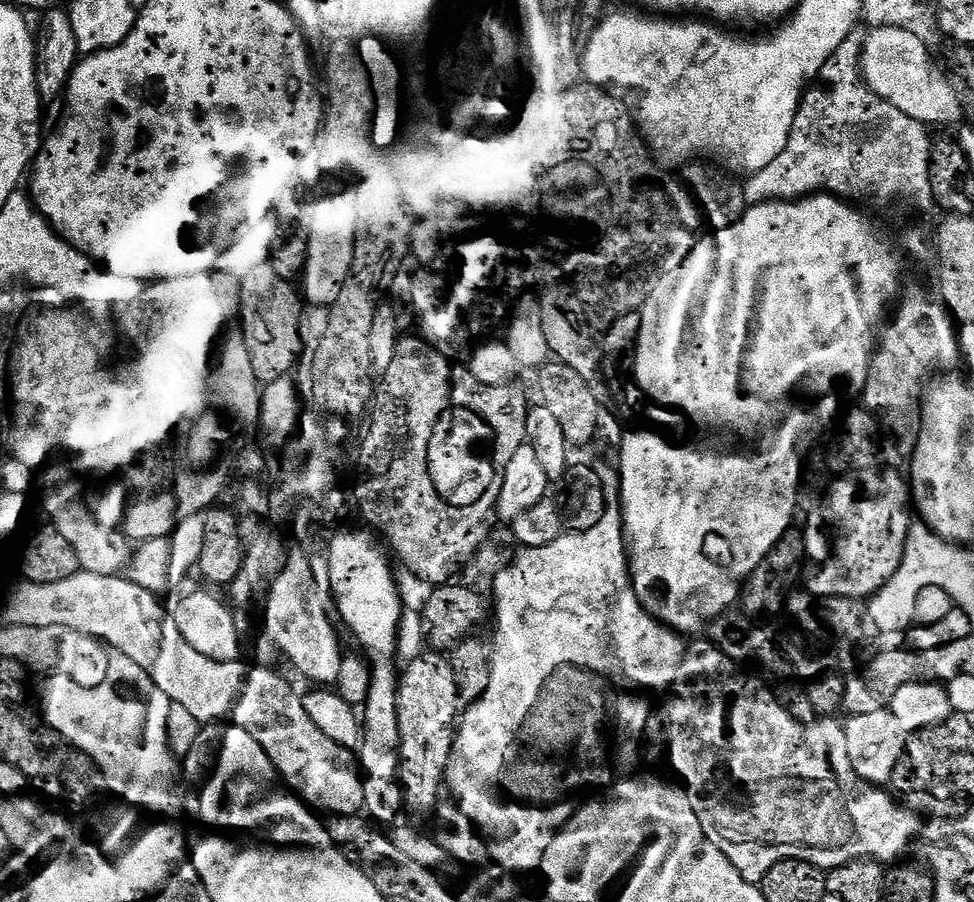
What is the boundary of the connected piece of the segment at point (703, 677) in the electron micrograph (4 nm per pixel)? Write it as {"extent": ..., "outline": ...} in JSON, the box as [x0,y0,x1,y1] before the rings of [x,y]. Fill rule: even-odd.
{"extent":[666,646,921,885],"outline":[[[705,646],[697,652],[689,651],[680,663],[680,672],[676,675],[676,683],[670,692],[676,697],[666,704],[672,723],[672,740],[669,742],[668,753],[672,768],[677,772],[679,783],[690,798],[690,806],[694,806],[694,814],[698,814],[698,822],[702,822],[702,830],[708,841],[722,852],[734,866],[744,875],[744,880],[754,885],[759,885],[764,876],[774,866],[787,860],[801,860],[813,864],[816,868],[831,870],[841,868],[848,863],[850,853],[856,858],[875,860],[884,866],[890,865],[891,860],[900,860],[908,852],[908,847],[920,836],[921,817],[917,813],[901,806],[887,791],[868,784],[854,770],[850,762],[850,750],[846,750],[846,731],[836,718],[820,718],[815,724],[800,724],[785,708],[774,698],[771,687],[763,679],[741,670],[734,661],[729,660],[718,648]]]}

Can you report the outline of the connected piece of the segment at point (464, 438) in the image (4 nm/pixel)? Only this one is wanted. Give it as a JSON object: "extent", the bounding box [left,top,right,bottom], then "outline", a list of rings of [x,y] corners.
{"extent":[430,418,498,507],"outline":[[[457,418],[449,420],[443,424],[438,430],[438,434],[434,434],[434,442],[430,442],[430,450],[432,451],[432,461],[438,472],[438,487],[445,504],[456,507],[472,507],[480,503],[489,495],[488,491],[493,491],[494,485],[498,480],[498,469],[494,459],[494,437],[491,428],[487,423],[478,421],[476,418],[468,418],[472,420],[463,420]]]}

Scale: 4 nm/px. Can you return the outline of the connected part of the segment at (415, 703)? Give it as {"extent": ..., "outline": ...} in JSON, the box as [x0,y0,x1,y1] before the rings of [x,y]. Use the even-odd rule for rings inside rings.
{"extent":[396,654,462,816],"outline":[[[421,654],[407,668],[408,674],[403,675],[396,703],[400,711],[400,782],[404,786],[407,811],[416,816],[428,816],[431,812],[433,815],[442,803],[440,791],[443,788],[445,791],[446,777],[454,760],[462,701],[452,665],[443,655]]]}

